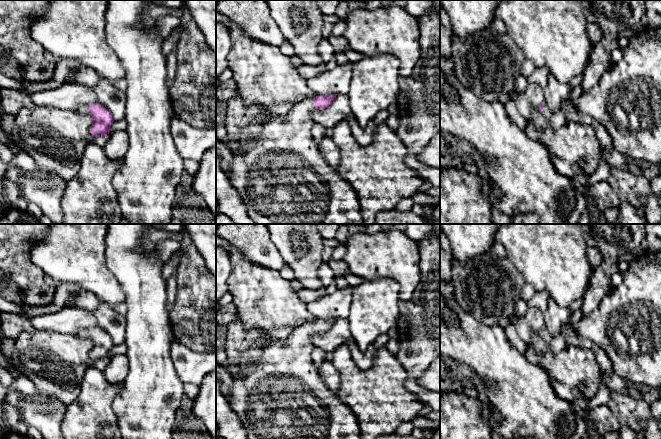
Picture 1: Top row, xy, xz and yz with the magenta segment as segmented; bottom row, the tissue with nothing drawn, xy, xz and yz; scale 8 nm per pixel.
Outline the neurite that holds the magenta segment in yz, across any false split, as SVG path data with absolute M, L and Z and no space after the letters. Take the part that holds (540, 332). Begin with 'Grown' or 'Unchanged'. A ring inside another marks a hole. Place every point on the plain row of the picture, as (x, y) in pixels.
Grown. M567 324L562 327L561 332L556 336L550 334L545 327L537 333L541 336L544 344L550 346L554 351L560 351L567 346L566 331Z

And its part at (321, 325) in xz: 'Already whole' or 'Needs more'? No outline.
Needs more

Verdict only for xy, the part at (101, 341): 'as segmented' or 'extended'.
extended

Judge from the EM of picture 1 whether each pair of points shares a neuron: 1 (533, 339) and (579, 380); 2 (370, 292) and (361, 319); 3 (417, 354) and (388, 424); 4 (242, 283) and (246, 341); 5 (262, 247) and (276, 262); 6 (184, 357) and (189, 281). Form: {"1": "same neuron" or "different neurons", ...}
{"1": "same neuron", "2": "same neuron", "3": "different neurons", "4": "different neurons", "5": "same neuron", "6": "different neurons"}

